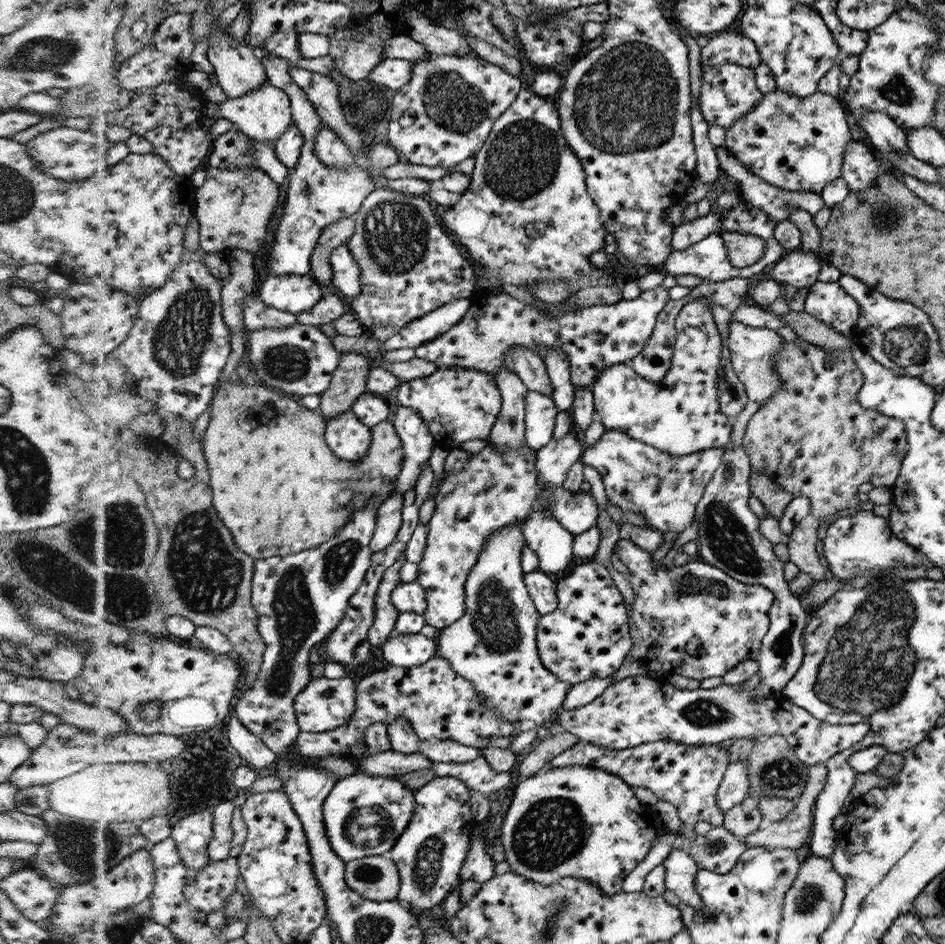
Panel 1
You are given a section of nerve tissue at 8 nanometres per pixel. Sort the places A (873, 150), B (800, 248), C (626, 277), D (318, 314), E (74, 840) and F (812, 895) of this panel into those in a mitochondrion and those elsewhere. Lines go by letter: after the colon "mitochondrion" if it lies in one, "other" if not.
A: other
B: other
C: other
D: other
E: mitochondrion
F: mitochondrion

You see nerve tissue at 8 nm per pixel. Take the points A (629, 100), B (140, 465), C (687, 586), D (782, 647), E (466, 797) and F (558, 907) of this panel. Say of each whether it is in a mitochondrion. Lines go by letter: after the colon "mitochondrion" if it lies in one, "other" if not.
A: mitochondrion
B: other
C: mitochondrion
D: mitochondrion
E: other
F: mitochondrion

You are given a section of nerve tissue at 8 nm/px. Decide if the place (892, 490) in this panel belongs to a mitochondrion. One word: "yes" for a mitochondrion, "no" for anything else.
no

